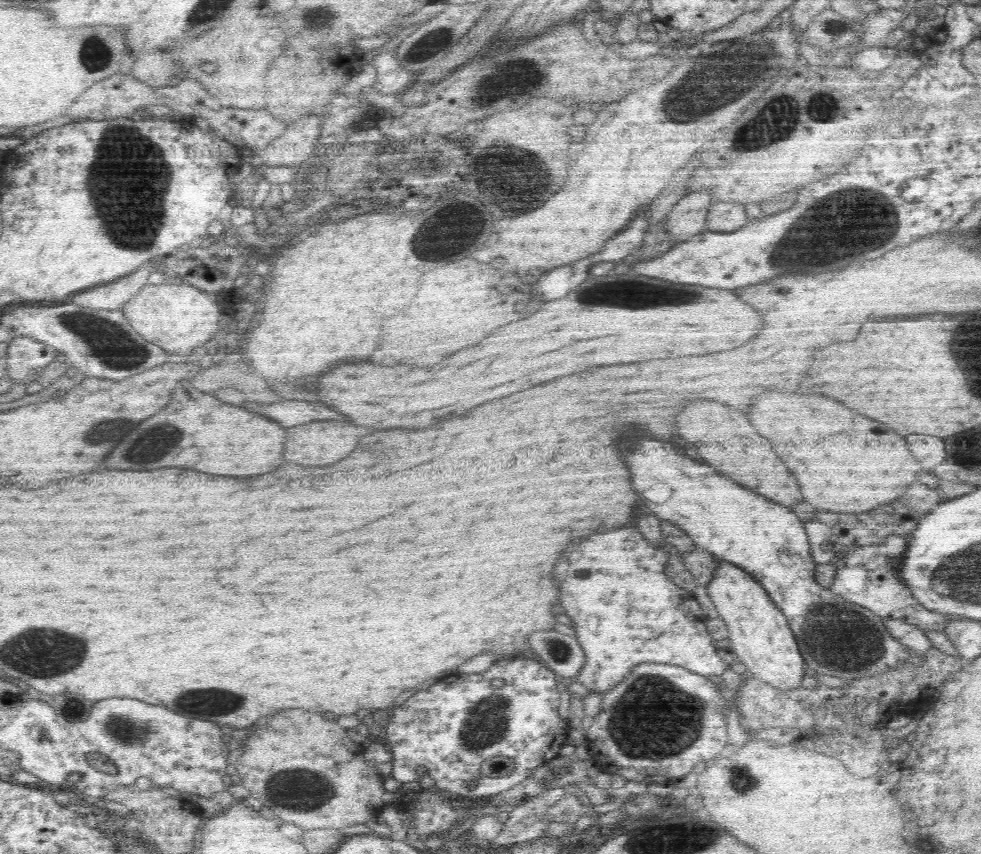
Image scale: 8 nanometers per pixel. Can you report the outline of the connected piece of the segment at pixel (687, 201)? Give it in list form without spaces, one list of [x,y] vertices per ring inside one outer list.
[[[710,191],[687,194],[674,205],[665,222],[665,231],[672,237],[672,244],[689,241],[704,233],[711,208]]]

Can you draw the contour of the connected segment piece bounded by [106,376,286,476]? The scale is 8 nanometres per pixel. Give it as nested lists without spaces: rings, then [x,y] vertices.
[[[192,377],[184,378],[174,389],[171,403],[138,423],[108,455],[106,466],[120,470],[186,466],[218,476],[254,476],[272,472],[284,462],[286,428],[272,422],[270,417],[252,414],[237,400],[225,403],[214,391],[198,392],[195,384],[190,384],[195,382]]]

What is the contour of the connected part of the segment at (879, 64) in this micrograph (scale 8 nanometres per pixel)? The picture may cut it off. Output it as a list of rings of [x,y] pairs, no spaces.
[[[888,43],[868,46],[860,49],[852,56],[851,65],[862,73],[876,75],[904,57],[896,56],[896,54],[899,53]]]

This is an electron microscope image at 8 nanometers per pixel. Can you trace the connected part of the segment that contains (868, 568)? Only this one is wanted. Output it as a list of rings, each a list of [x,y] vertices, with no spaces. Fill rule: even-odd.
[[[911,533],[902,536],[890,535],[884,544],[868,545],[853,551],[845,551],[844,560],[836,561],[836,574],[828,590],[842,597],[842,599],[860,605],[872,612],[876,612],[882,618],[894,618],[905,623],[917,626],[919,629],[942,631],[944,624],[954,618],[953,615],[940,614],[922,607],[912,597],[910,589],[902,585],[902,579],[898,577],[900,560],[904,556],[906,544],[910,540]]]

